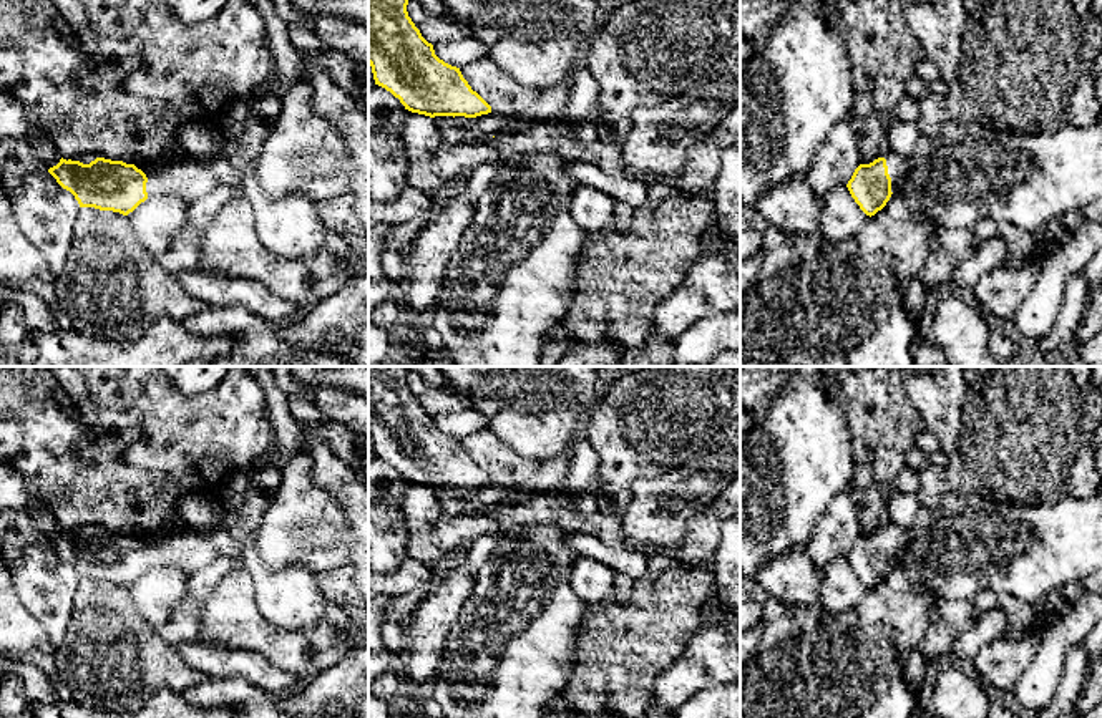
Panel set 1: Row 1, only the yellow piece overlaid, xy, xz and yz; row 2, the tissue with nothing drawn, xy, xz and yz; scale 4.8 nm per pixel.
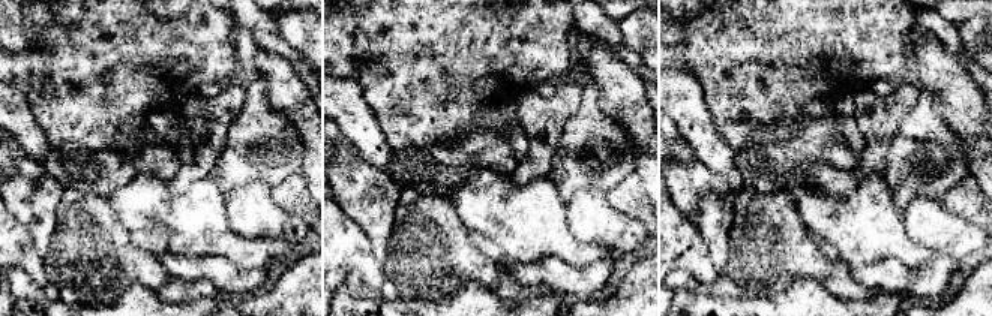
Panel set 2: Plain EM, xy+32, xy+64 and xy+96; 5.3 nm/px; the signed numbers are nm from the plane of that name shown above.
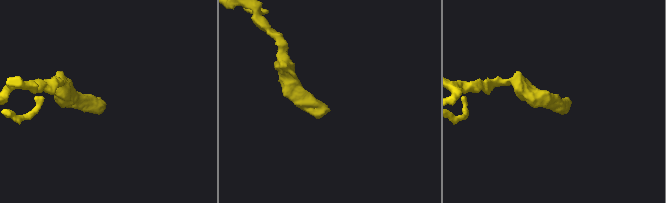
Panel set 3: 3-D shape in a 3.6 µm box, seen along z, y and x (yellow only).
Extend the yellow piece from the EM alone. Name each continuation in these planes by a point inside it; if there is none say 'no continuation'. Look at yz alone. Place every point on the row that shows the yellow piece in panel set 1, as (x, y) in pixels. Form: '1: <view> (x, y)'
1: yz (898, 168)

